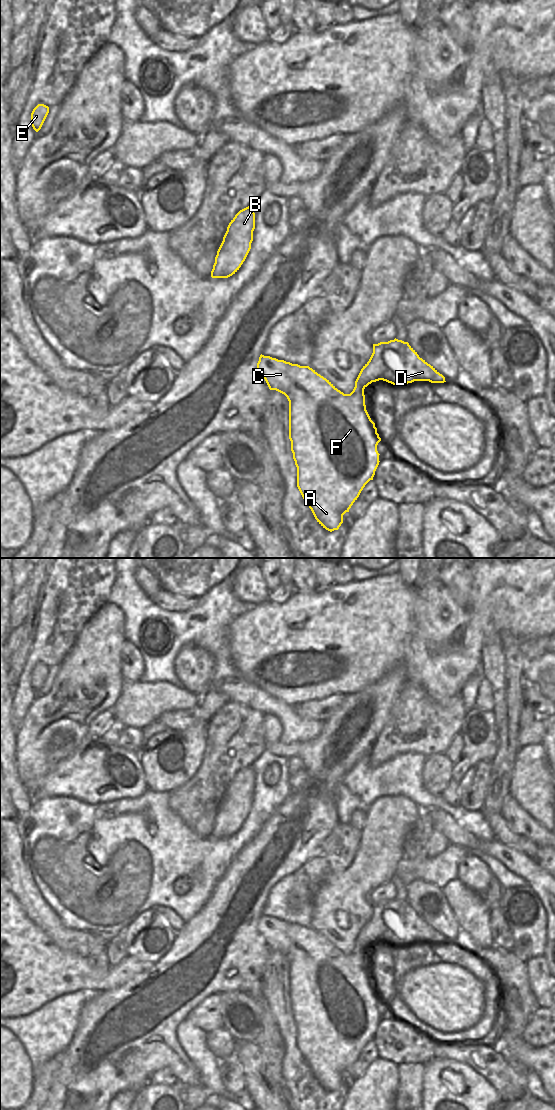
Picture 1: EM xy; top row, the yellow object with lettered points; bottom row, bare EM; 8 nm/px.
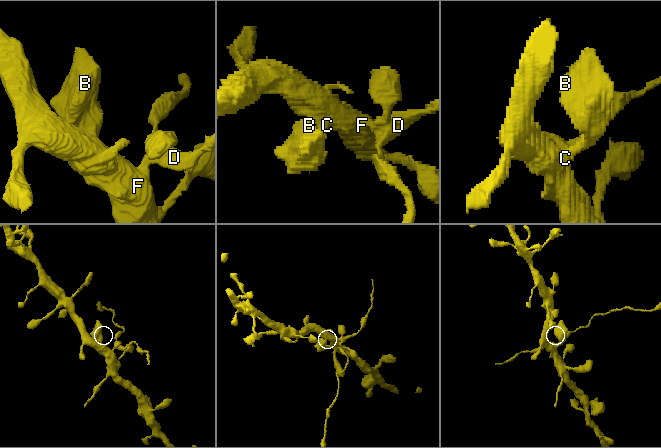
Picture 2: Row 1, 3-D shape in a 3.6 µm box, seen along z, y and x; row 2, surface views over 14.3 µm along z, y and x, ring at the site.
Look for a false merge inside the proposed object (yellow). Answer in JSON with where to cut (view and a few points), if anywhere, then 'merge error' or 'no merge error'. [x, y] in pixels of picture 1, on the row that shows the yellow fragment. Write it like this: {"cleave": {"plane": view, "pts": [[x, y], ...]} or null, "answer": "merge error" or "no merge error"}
{"cleave": {"plane": "xy", "pts": [[355, 383], [360, 383], [364, 387]]}, "answer": "merge error"}

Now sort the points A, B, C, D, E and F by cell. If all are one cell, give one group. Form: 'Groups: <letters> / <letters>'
Groups: A B C E F / D

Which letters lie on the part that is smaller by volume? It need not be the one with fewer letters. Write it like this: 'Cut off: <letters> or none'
Cut off: D

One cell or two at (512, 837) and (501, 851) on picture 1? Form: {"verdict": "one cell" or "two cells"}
{"verdict": "two cells"}

